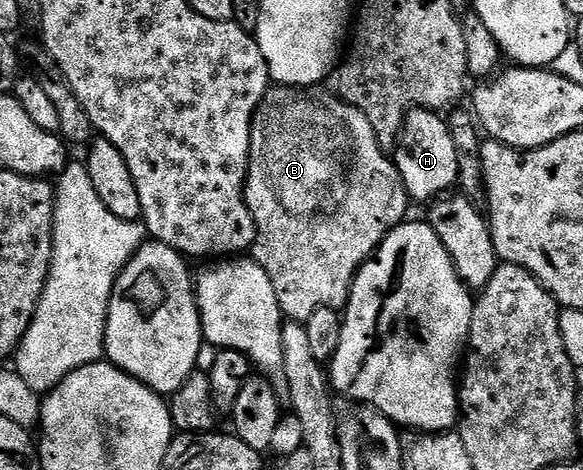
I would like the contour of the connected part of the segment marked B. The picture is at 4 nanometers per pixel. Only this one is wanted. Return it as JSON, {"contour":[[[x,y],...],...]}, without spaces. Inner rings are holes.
{"contour":[[[272,85],[271,89],[261,100],[257,112],[251,121],[251,152],[249,168],[247,169],[247,185],[243,188],[243,195],[247,201],[249,212],[255,221],[255,244],[251,247],[250,257],[273,280],[273,292],[277,292],[277,304],[281,308],[284,319],[292,322],[306,323],[317,308],[333,308],[342,311],[351,298],[351,286],[355,283],[355,276],[359,267],[368,262],[375,253],[375,249],[391,235],[391,230],[397,228],[408,217],[407,189],[399,175],[399,169],[389,157],[388,151],[379,143],[377,132],[373,124],[353,104],[340,98],[334,89],[323,90],[322,85],[317,86],[280,86]]]}

